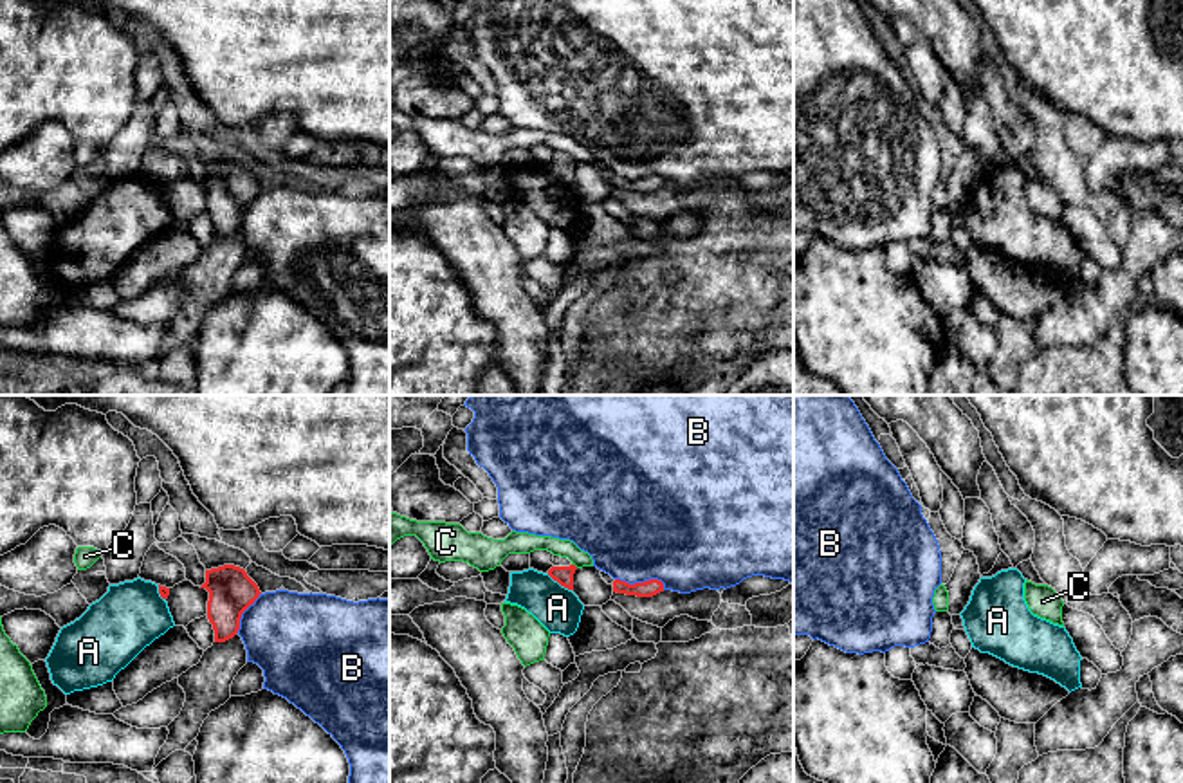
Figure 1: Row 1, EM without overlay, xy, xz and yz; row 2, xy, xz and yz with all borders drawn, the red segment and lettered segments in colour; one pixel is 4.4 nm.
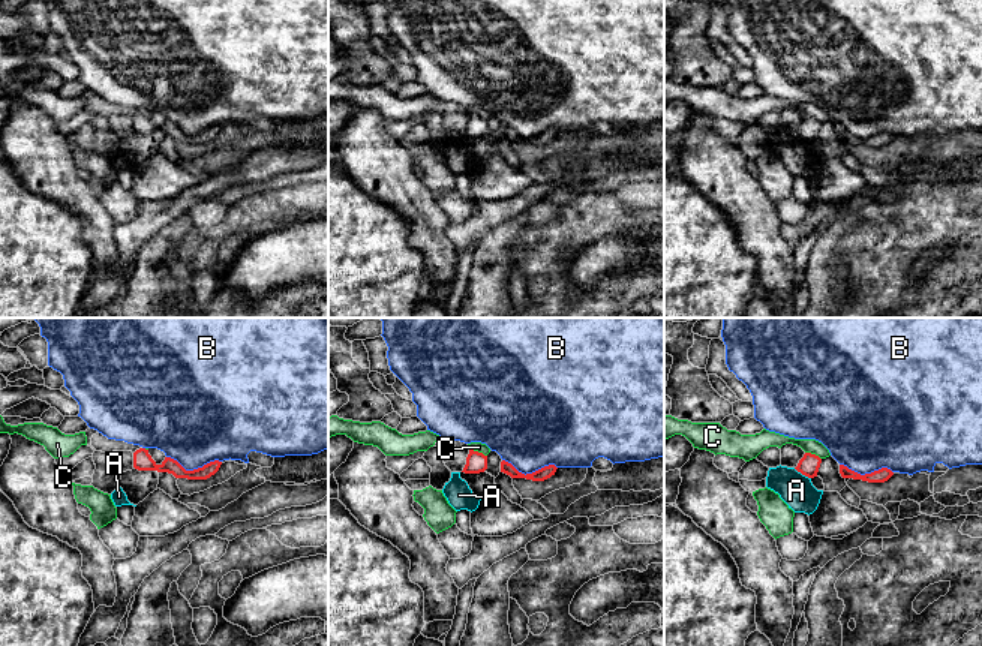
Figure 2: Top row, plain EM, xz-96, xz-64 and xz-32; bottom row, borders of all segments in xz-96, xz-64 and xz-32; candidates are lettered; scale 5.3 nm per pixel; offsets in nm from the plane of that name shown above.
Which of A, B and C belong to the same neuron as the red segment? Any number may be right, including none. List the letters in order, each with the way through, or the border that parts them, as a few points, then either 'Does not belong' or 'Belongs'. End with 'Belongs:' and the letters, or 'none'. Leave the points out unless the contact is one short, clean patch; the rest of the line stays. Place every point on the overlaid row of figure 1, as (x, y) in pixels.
A: Boundary: xz (547, 574), (570, 590). Does not belong
B: Does not belong
C: Boundary: xz (572, 563), (577, 567). Does not belong
Belongs: none

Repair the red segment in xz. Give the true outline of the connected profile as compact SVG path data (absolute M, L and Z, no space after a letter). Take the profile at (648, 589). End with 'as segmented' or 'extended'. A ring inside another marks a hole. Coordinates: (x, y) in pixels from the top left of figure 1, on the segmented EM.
M615 579L613 592L626 594L626 595L637 595L637 597L653 597L653 595L664 592L664 583L658 579L649 579L644 583L629 585L626 581Z; as segmented

